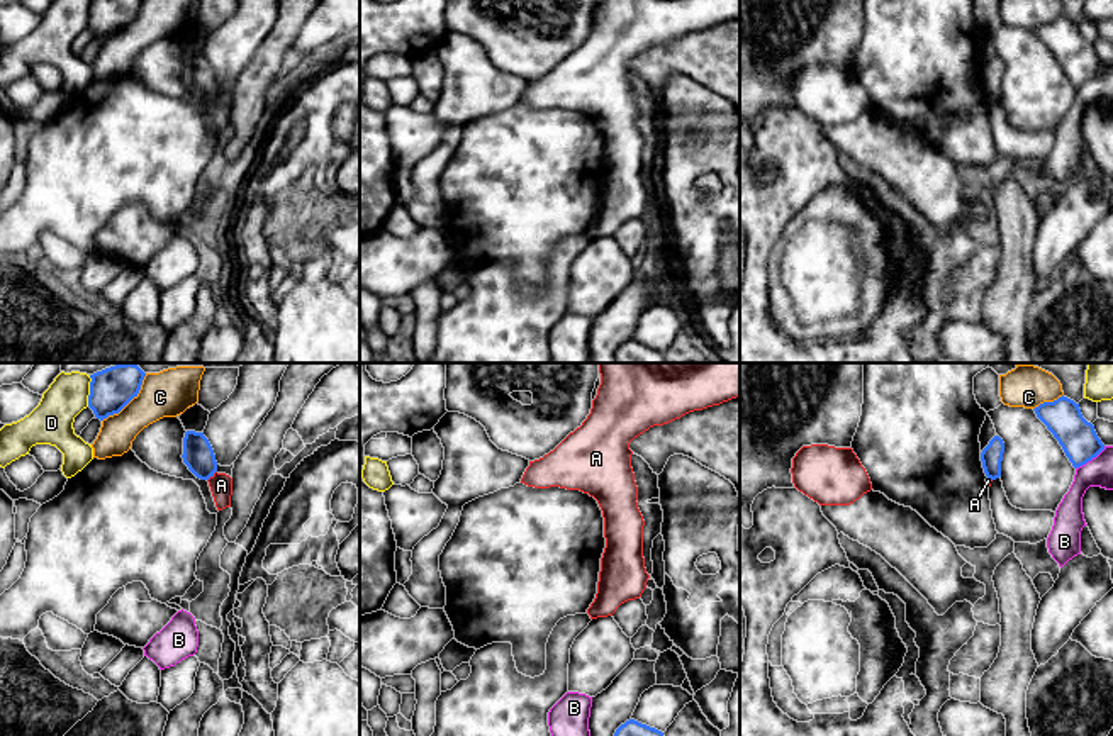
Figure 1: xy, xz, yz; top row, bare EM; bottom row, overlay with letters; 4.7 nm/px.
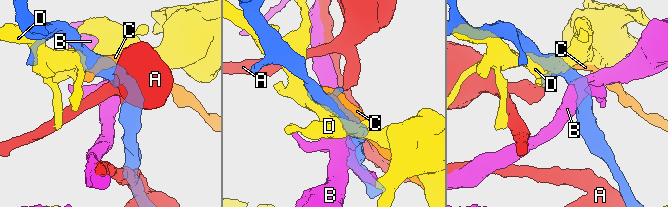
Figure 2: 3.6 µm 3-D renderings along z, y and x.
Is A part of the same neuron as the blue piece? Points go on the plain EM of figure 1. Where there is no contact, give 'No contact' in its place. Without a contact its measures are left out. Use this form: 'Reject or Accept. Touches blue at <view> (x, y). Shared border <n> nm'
Reject. Touches blue at xy (212, 95). Shared border 70 nm

